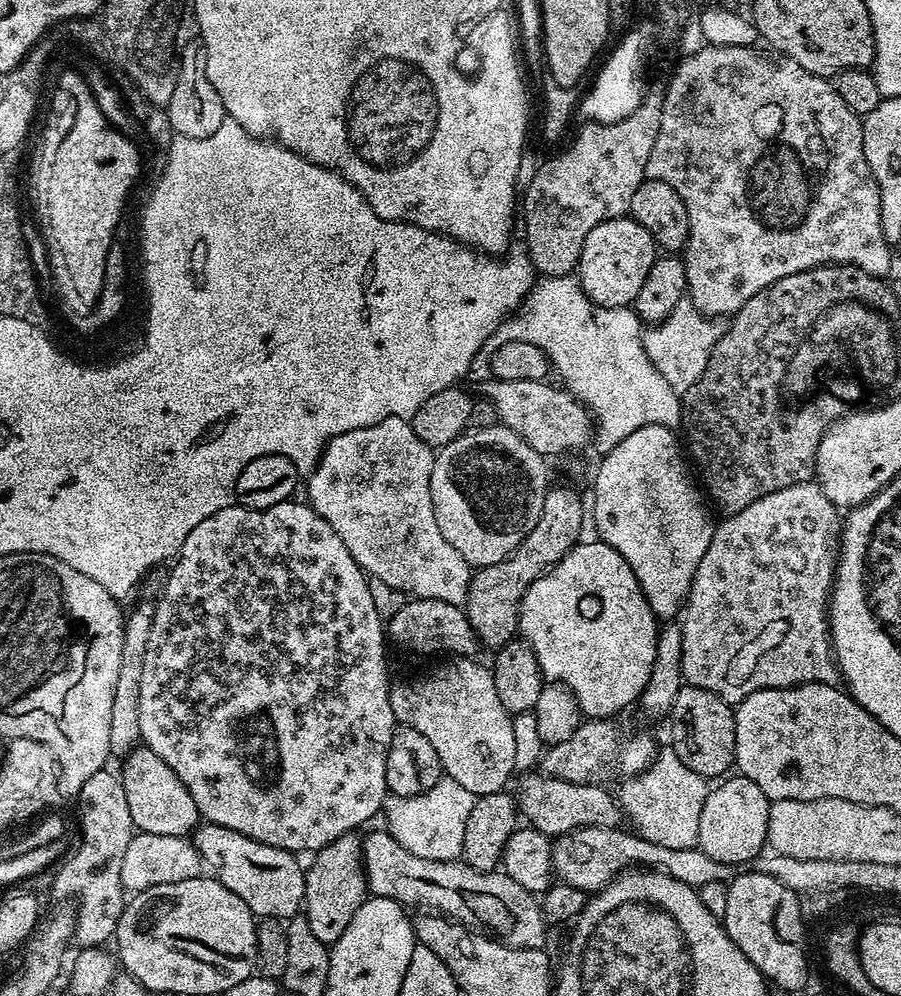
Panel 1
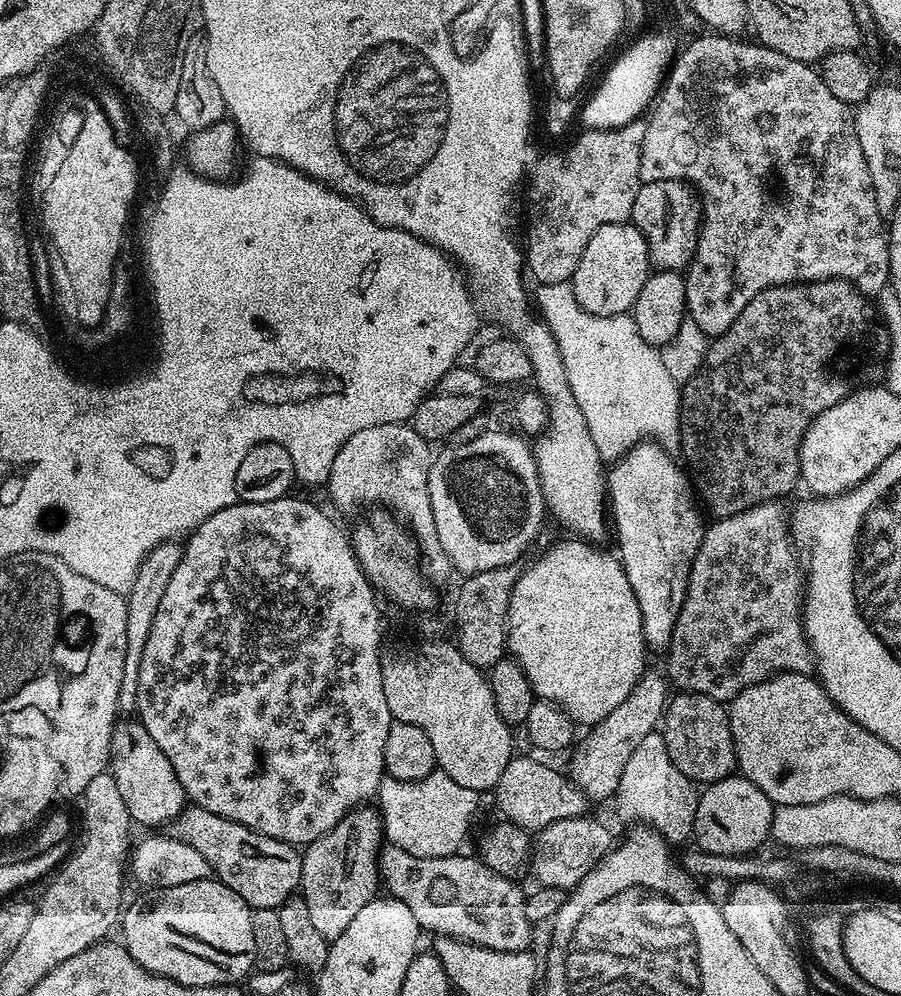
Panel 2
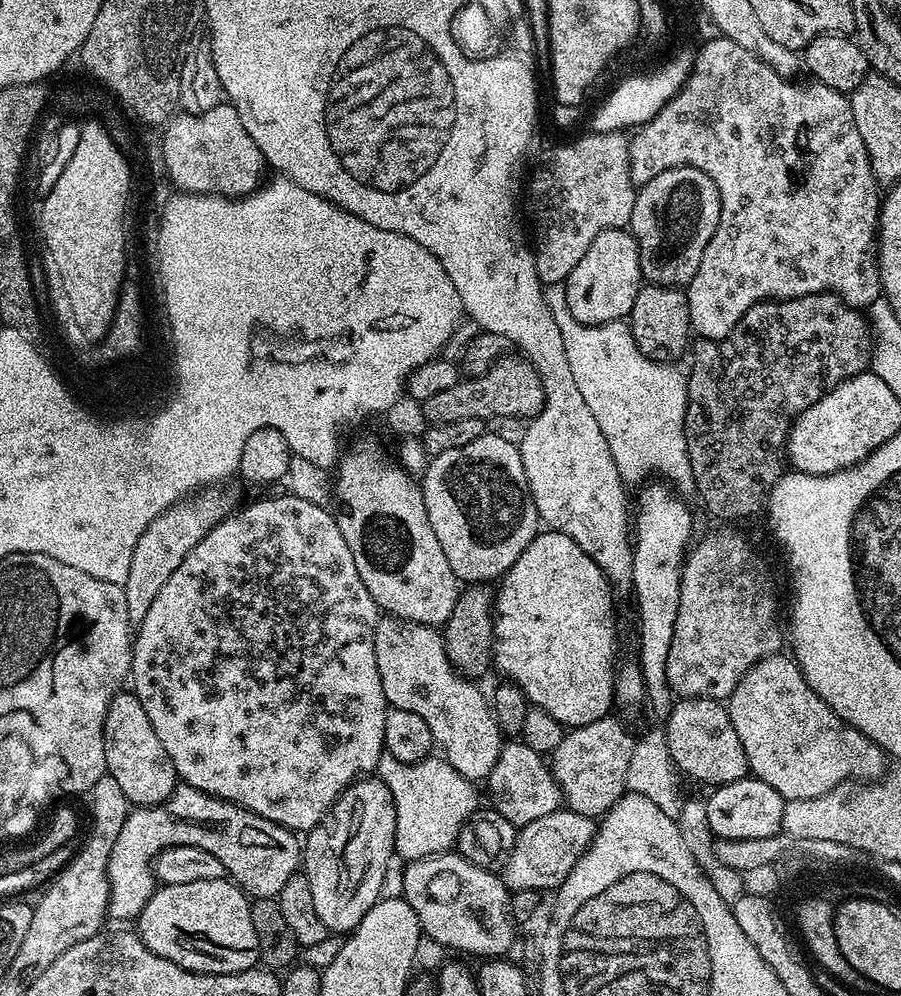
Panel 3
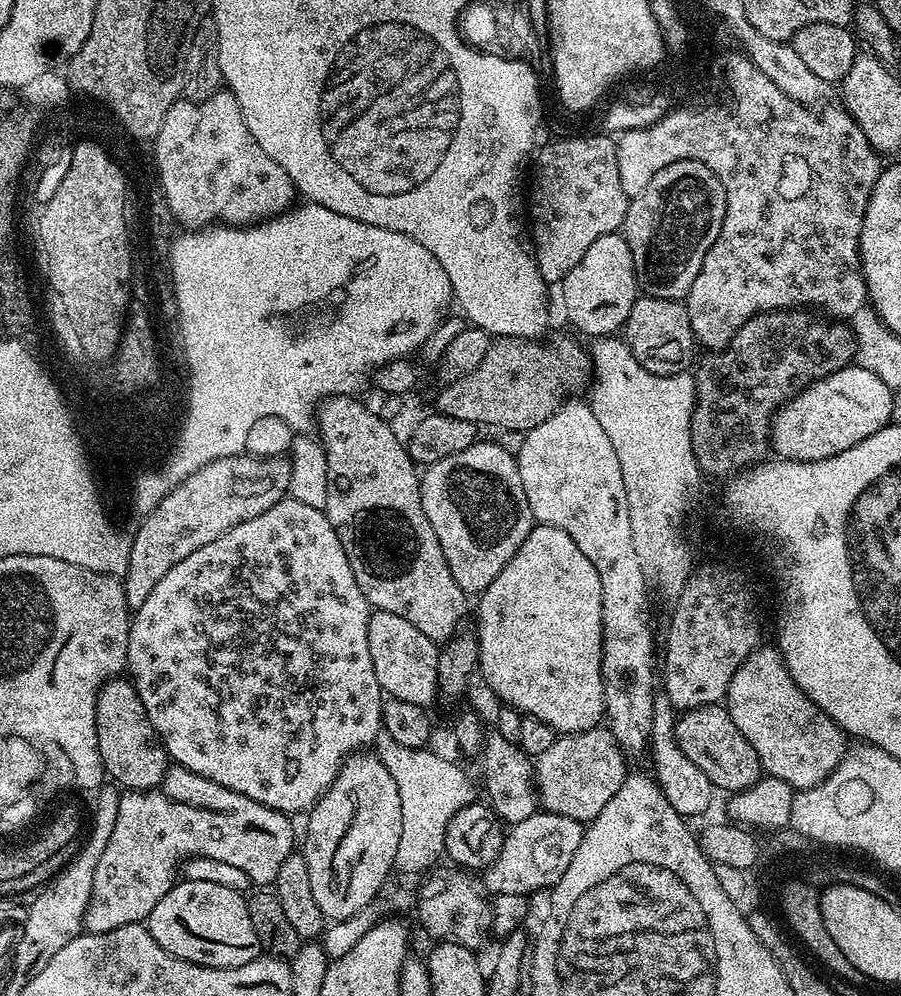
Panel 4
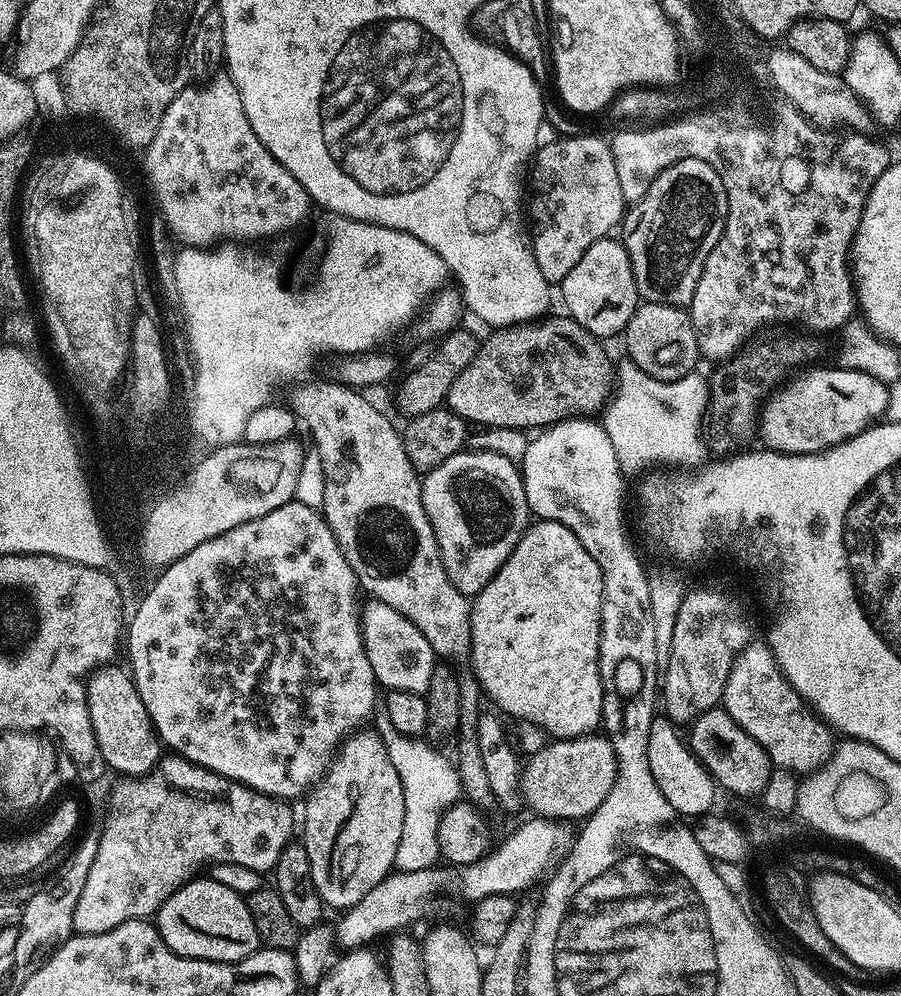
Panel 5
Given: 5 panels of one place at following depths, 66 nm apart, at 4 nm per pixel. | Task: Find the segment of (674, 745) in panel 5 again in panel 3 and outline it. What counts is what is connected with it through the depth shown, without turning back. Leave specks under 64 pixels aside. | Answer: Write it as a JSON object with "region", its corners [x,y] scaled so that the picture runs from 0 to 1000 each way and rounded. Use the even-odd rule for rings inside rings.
{"region":[[[734,487],[711,491],[710,515],[704,518],[700,591],[706,594],[706,612],[710,616],[708,666],[715,678],[715,698],[721,707],[724,703],[725,717],[737,725],[748,706],[748,696],[739,681],[739,661],[744,645],[748,645],[748,623],[752,620],[755,571],[759,569],[769,538],[768,514],[762,505],[740,487]]]}

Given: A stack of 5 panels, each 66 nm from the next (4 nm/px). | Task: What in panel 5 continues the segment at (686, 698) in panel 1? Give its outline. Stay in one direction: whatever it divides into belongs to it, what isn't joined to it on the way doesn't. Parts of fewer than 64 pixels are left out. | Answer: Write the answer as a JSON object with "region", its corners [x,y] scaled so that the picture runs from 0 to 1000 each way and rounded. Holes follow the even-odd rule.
{"region":[[[802,709],[784,713],[776,721],[769,723],[762,736],[761,746],[775,762],[781,766],[781,772],[789,777],[800,792],[814,795],[817,799],[842,800],[855,782],[858,765],[850,753],[810,717]]]}

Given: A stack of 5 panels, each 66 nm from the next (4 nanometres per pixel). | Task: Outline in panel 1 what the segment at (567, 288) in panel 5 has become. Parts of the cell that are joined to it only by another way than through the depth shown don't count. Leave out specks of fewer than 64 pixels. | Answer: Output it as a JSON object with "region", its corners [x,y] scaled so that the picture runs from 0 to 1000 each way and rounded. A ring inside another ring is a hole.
{"region":[[[700,216],[674,221],[650,235],[642,266],[644,289],[664,308],[698,308],[708,291],[713,291],[713,283],[717,283],[717,275],[721,275],[721,267],[726,267],[729,259],[729,243],[717,227],[703,221]]]}

